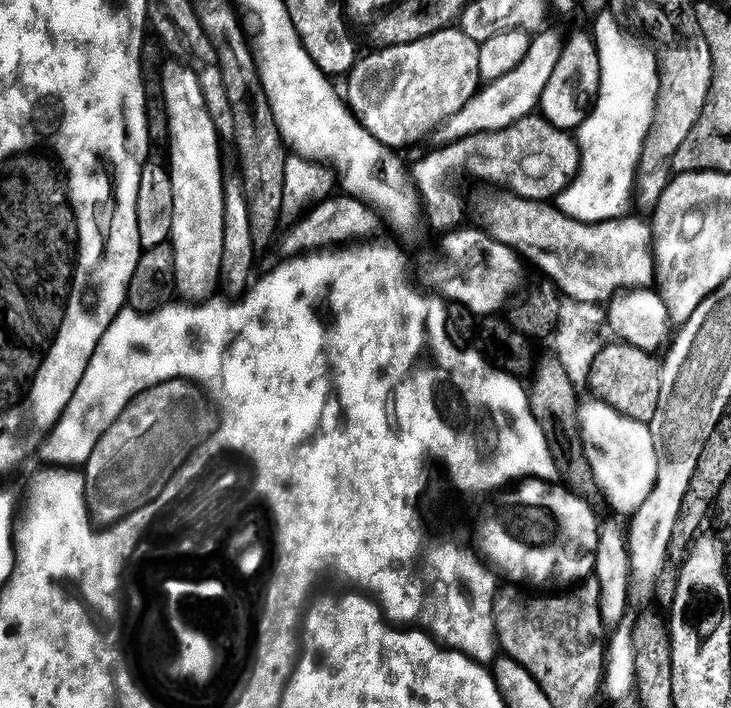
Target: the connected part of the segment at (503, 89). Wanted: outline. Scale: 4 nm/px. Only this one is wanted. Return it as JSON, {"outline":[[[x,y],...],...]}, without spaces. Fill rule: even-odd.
{"outline":[[[533,35],[528,45],[528,53],[520,59],[518,66],[485,83],[472,100],[466,102],[466,106],[462,106],[462,110],[458,110],[458,114],[454,114],[447,121],[446,129],[448,128],[452,138],[474,138],[479,134],[496,132],[501,128],[508,128],[518,118],[533,115],[539,109],[546,82],[550,80],[550,74],[554,72],[554,66],[558,64],[564,46],[564,40],[556,44],[556,36]]]}

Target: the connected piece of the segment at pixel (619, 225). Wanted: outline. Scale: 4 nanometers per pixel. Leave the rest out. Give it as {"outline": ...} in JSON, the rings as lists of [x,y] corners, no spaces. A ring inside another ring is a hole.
{"outline":[[[524,200],[524,212],[508,212],[508,241],[504,245],[518,250],[529,265],[537,264],[564,291],[565,297],[580,303],[603,305],[615,288],[643,289],[653,283],[654,258],[650,249],[650,230],[645,221],[643,224],[640,220],[613,218],[593,224],[572,222],[568,225],[555,207],[548,207],[552,206]],[[540,220],[544,223],[545,240],[541,244],[524,244],[524,236],[530,235]]]}

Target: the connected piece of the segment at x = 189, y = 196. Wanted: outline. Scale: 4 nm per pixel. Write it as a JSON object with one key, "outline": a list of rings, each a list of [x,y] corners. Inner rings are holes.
{"outline":[[[172,60],[160,76],[160,88],[164,91],[164,108],[168,111],[168,160],[174,190],[174,222],[170,237],[176,253],[176,290],[185,301],[203,302],[213,299],[216,281],[221,281],[222,242],[224,237],[224,182],[226,172],[220,169],[222,141],[216,133],[210,110],[206,110],[206,98],[202,94],[197,69],[187,68]]]}

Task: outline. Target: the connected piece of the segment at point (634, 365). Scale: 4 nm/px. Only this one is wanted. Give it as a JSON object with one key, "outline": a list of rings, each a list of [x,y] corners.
{"outline":[[[610,342],[596,356],[590,372],[588,386],[595,399],[600,399],[623,416],[650,424],[658,408],[661,389],[659,359],[638,347],[623,342]]]}

